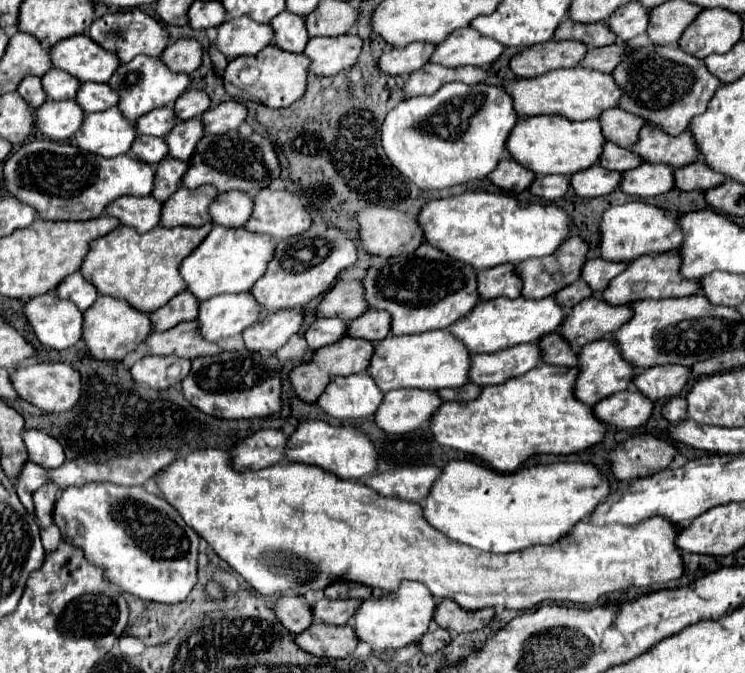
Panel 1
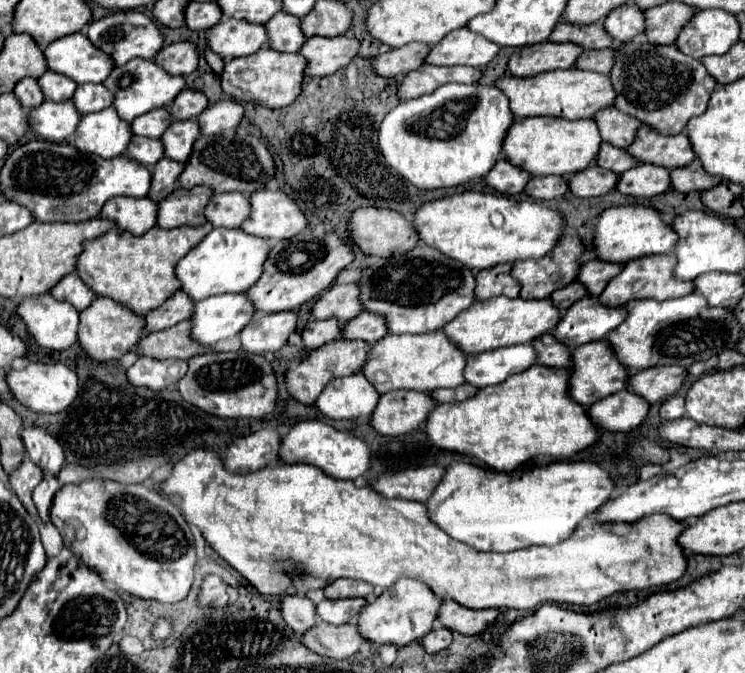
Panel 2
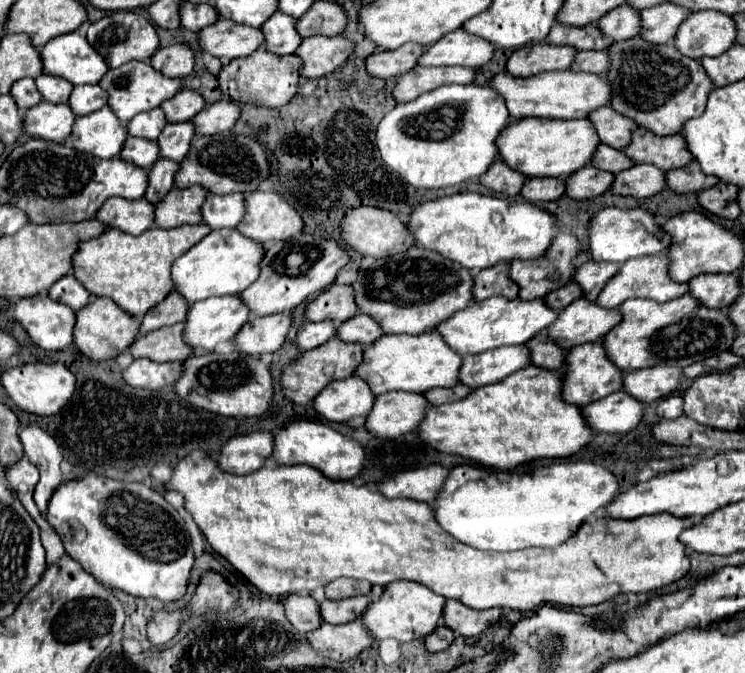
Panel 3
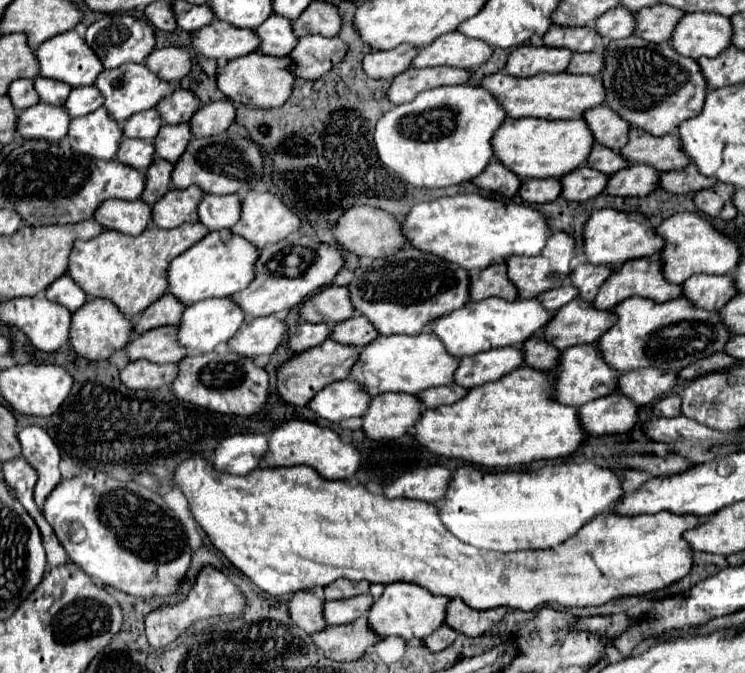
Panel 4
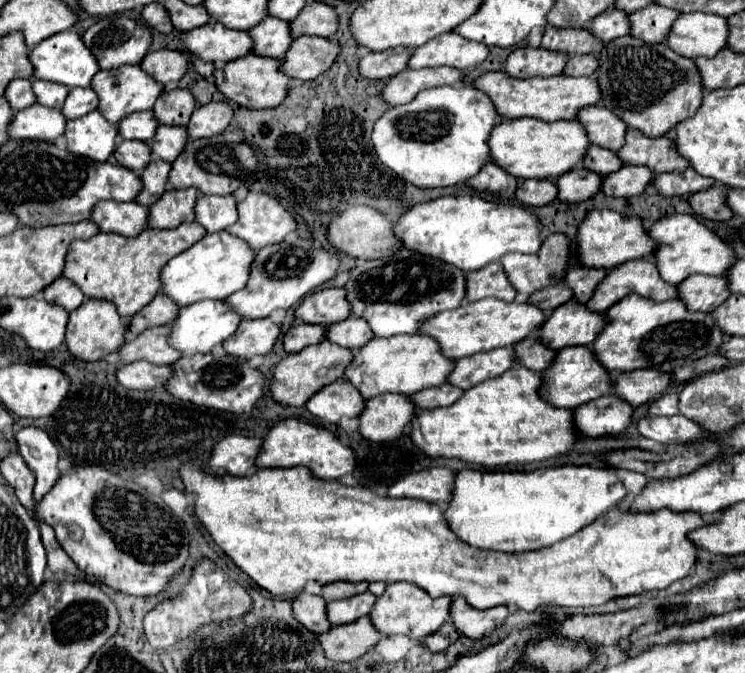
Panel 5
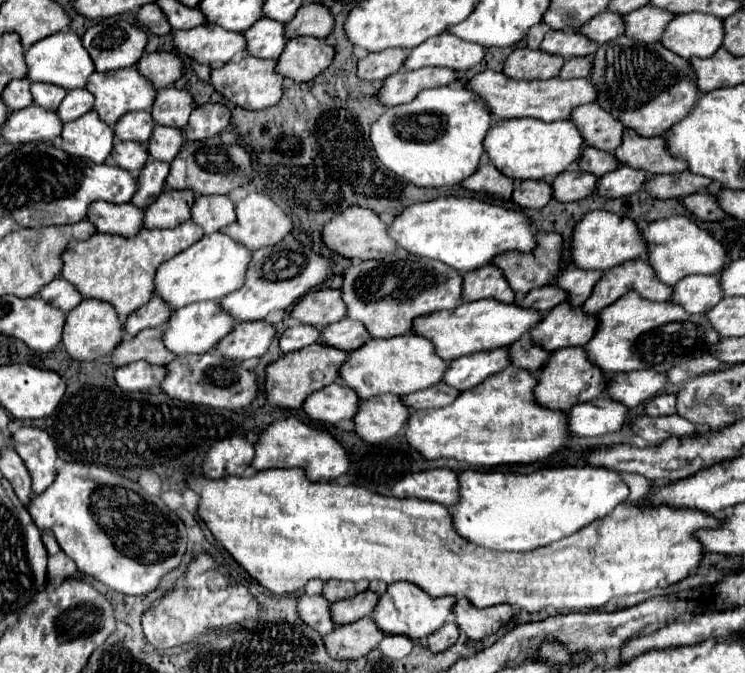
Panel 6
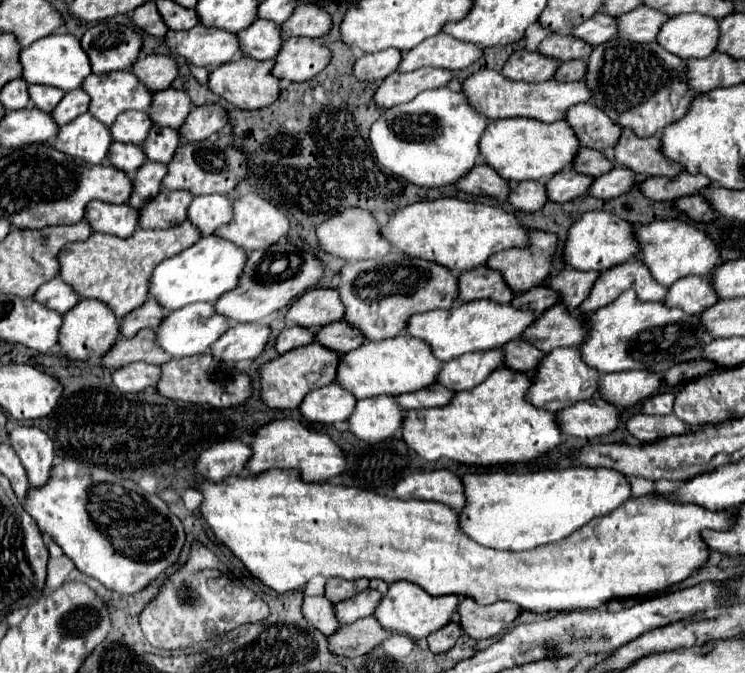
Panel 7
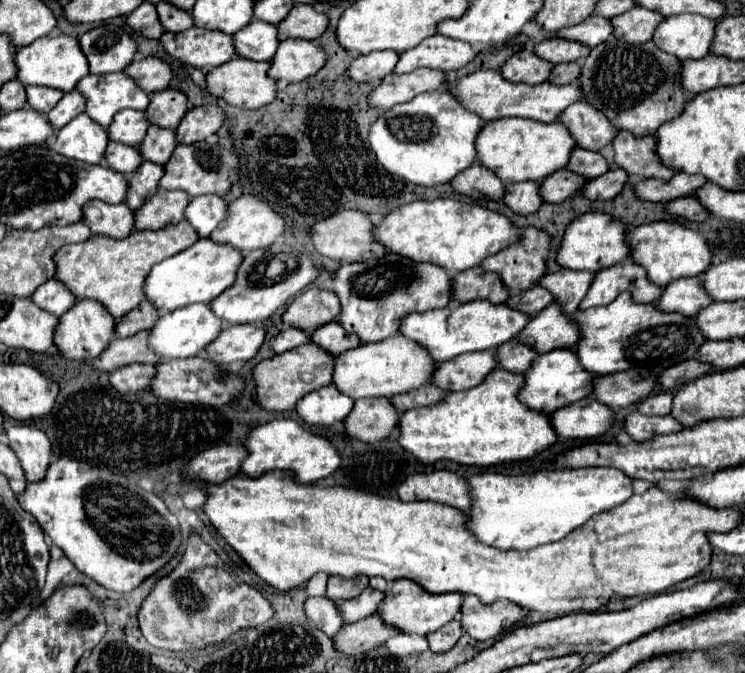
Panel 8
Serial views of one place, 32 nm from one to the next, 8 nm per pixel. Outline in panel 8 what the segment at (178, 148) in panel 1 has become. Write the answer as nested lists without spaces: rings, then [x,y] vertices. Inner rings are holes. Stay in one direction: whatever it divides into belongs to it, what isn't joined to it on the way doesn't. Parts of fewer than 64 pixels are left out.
[[[150,126],[142,144],[138,146],[140,156],[148,162],[154,164],[166,164],[172,150],[176,148],[176,134],[174,130],[168,128],[158,128],[158,126]]]

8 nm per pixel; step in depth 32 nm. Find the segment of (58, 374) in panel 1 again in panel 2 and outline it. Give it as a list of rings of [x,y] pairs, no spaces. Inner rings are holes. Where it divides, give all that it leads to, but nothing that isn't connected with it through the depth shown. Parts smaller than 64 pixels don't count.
[[[38,362],[38,364],[28,364],[22,370],[10,370],[10,372],[6,372],[6,384],[16,402],[20,402],[22,406],[26,406],[34,412],[42,412],[42,414],[62,412],[64,408],[68,408],[74,402],[74,398],[78,394],[76,374],[60,362],[56,362],[56,364]]]

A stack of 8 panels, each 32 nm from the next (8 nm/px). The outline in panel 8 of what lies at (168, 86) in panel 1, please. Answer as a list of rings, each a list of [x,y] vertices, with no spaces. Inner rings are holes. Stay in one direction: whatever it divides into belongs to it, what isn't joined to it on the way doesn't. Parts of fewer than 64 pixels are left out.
[[[124,72],[84,76],[84,80],[76,84],[76,90],[86,100],[84,112],[104,128],[112,122],[112,116],[118,110],[144,110],[148,106],[148,96]]]

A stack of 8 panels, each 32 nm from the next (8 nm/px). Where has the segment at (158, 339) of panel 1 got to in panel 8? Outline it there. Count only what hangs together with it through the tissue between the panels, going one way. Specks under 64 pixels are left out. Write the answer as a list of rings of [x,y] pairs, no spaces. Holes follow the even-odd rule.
[[[148,330],[138,332],[132,338],[114,338],[108,344],[108,348],[96,360],[90,362],[90,366],[96,368],[98,372],[114,372],[120,366],[134,362],[156,364],[158,358],[148,350],[146,338],[148,338]]]

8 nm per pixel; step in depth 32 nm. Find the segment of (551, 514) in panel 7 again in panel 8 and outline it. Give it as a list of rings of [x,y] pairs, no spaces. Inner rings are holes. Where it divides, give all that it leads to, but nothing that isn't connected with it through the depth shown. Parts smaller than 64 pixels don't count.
[[[616,468],[540,470],[520,476],[486,472],[468,482],[474,498],[468,528],[480,542],[502,550],[532,550],[558,542],[594,514],[610,510],[634,494],[634,480]]]

